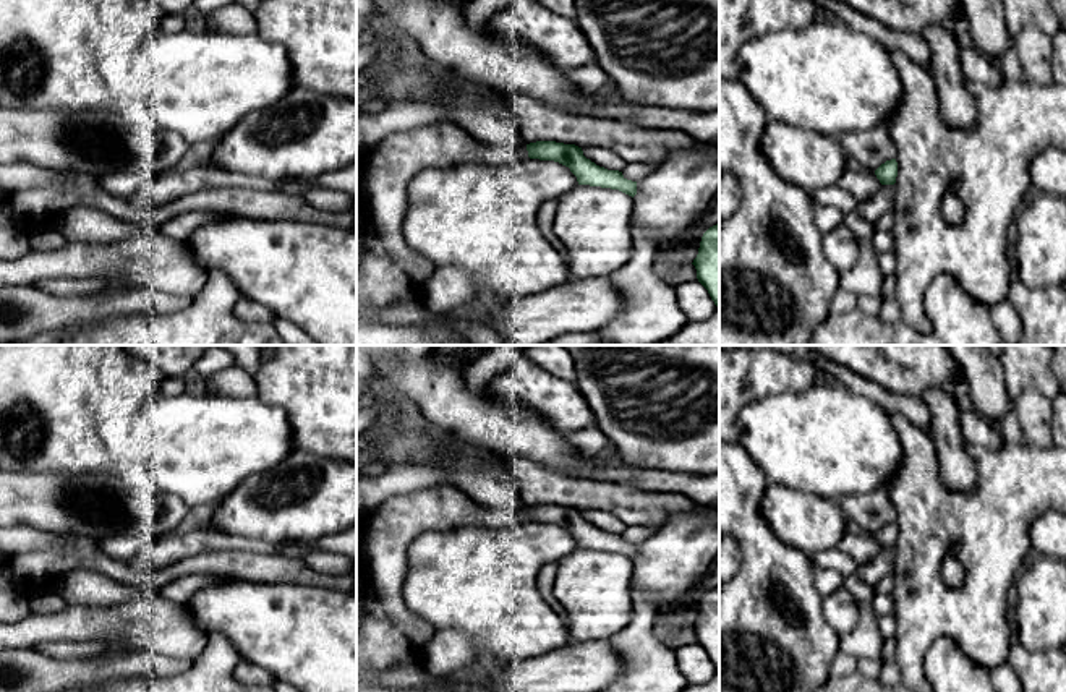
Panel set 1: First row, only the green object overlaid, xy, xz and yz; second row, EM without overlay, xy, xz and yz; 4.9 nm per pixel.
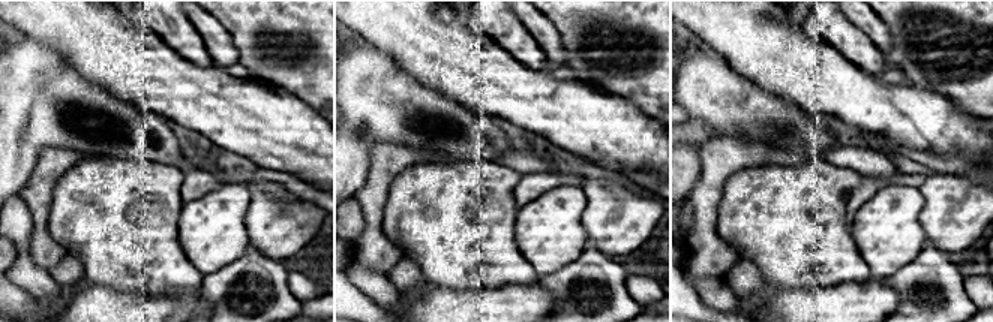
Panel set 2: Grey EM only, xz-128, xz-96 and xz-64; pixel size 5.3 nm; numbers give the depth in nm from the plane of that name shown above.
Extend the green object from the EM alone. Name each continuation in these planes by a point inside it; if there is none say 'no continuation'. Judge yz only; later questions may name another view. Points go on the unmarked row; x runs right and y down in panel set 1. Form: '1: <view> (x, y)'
no continuation

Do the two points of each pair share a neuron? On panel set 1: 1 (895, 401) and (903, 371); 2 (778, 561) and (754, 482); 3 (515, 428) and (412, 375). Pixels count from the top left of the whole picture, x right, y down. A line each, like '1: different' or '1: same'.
1: different
2: same
3: same

